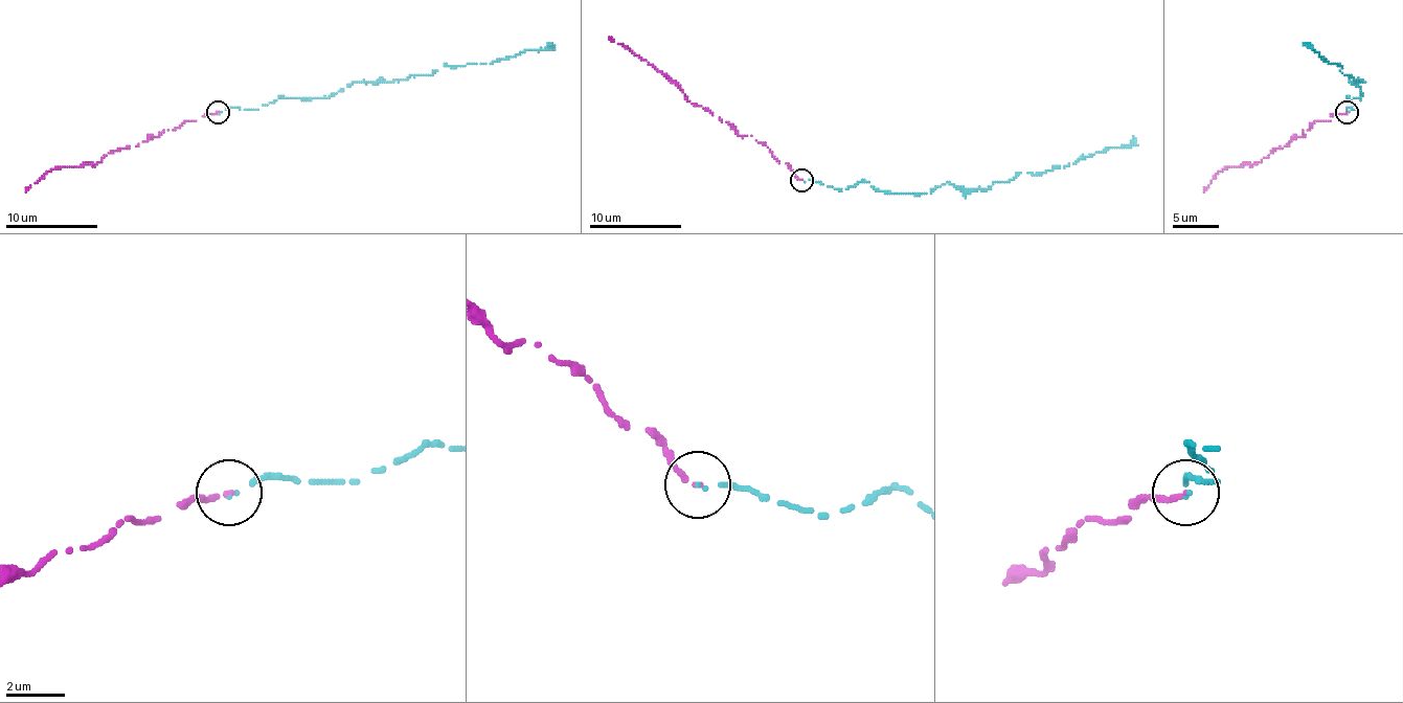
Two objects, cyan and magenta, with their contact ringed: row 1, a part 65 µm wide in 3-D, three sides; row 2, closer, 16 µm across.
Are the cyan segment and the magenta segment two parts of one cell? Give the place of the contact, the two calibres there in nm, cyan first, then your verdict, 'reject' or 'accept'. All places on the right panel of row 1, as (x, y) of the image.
at (1347, 112); 70 nm thick on the cyan side, 180 nm on the other; reject

